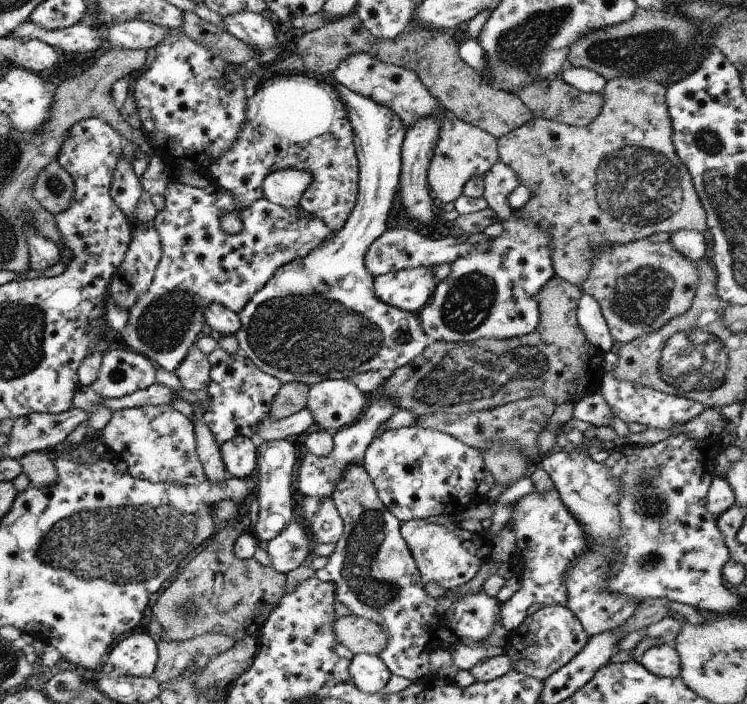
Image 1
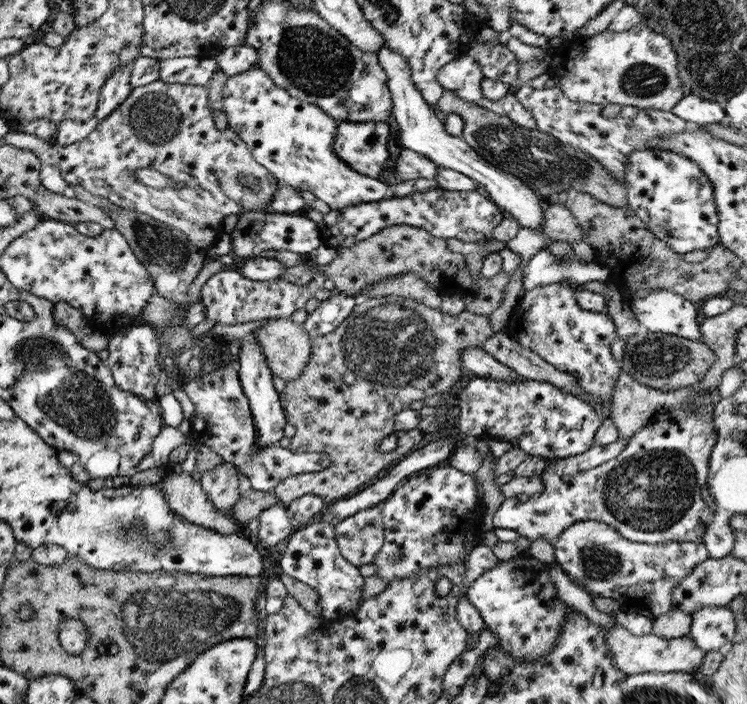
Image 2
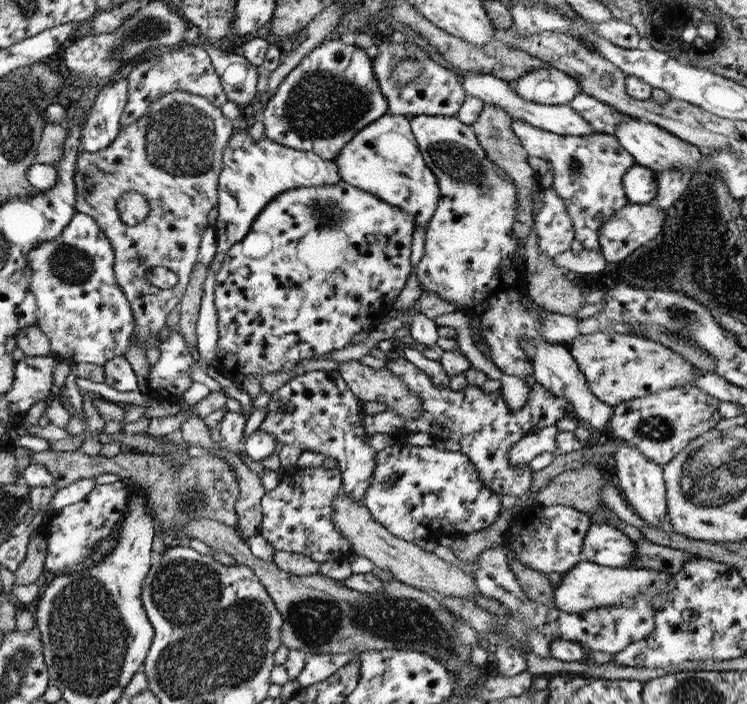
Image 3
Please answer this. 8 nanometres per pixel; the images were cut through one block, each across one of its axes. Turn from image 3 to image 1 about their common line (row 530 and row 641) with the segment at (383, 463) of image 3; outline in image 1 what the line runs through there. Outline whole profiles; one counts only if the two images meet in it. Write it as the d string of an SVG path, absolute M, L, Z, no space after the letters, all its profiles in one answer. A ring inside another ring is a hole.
M349 463L343 474L340 476L340 479L335 483L333 487L333 492L330 494L331 500L337 509L339 518L342 520L342 533L339 537L339 540L335 543L335 548L333 552L327 557L327 562L323 568L317 569L314 571L314 576L318 581L324 583L331 583L334 586L334 597L339 604L343 604L347 610L352 615L357 615L358 617L363 617L373 622L376 622L381 628L387 633L388 638L386 639L385 648L378 654L378 657L383 661L383 664L387 667L391 675L397 675L398 677L403 677L409 679L411 682L416 681L418 678L423 675L430 676L431 670L428 663L429 654L437 648L449 651L450 648L454 646L467 646L473 645L475 642L479 644L480 640L484 639L487 634L493 628L495 622L499 622L499 607L498 600L496 597L490 597L489 595L483 594L480 590L479 594L471 594L471 596L464 596L459 598L451 598L445 594L437 597L436 599L429 597L423 590L423 583L418 577L418 570L415 566L413 557L405 544L405 541L401 538L400 535L400 523L397 518L395 518L386 508L383 506L381 500L377 496L376 488L373 486L373 483L370 481L369 475L365 472L362 463Z

